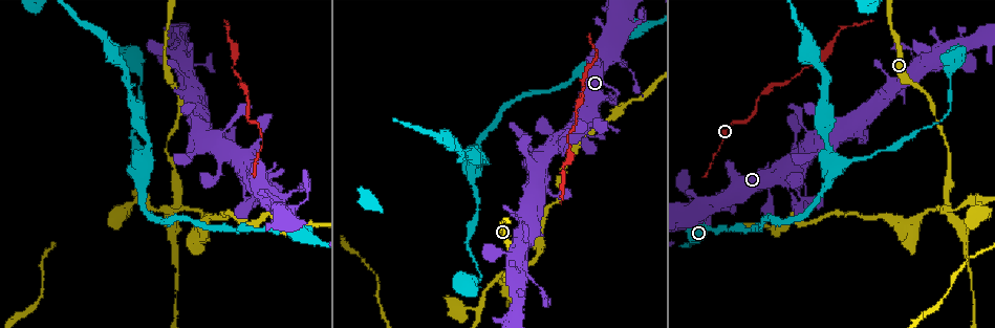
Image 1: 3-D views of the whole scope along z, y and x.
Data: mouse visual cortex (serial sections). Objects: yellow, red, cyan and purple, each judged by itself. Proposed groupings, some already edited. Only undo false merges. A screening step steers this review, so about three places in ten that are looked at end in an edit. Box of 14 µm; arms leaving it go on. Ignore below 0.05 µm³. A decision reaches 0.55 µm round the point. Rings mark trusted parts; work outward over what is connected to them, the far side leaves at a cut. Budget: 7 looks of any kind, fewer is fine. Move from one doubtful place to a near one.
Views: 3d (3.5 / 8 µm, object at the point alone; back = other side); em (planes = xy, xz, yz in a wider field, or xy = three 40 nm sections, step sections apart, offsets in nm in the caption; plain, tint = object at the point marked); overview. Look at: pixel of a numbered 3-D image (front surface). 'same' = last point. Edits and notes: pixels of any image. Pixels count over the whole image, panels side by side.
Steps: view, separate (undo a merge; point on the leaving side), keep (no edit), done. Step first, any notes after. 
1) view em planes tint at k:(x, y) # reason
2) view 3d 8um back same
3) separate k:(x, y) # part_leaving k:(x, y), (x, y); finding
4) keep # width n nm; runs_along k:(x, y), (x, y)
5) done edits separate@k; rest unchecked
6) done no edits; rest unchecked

view 3d 3.5um at 1:(802, 197) # thick turns thin

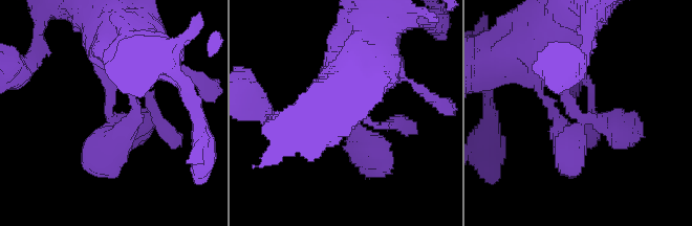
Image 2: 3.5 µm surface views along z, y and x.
view em xy step 2 tint at 2:(579, 119)

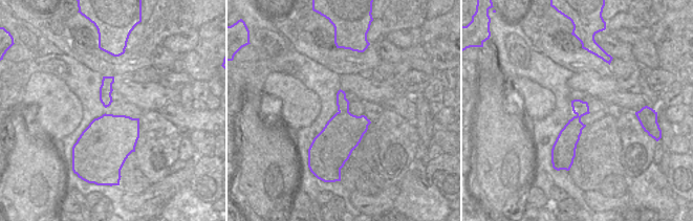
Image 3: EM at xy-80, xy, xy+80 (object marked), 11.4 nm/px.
keep # width 420 nm; runs_along 2:(120, 34), (107, 136), (84, 150); one cell here

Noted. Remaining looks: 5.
view 3d 8um at 1:(945, 211) # looks like a crossing

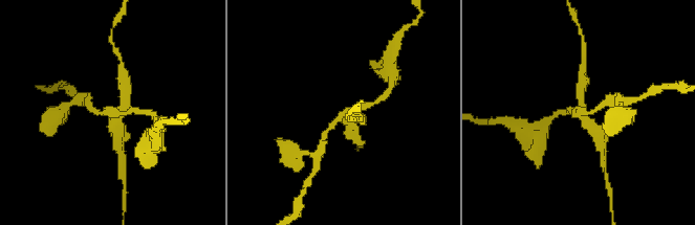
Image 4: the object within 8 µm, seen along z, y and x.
view 3d 3.5um back at 4:(580, 115) # zoom in

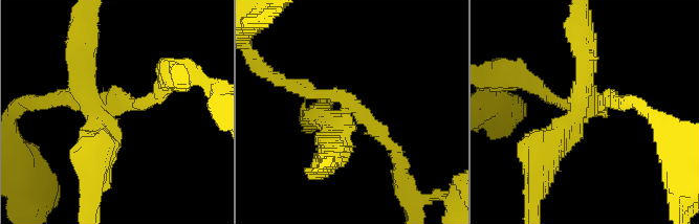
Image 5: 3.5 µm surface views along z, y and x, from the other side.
view em xy step 1 tint at 5:(589, 109) # arms 4; arm_widths 150, 200, 250, 350 nm

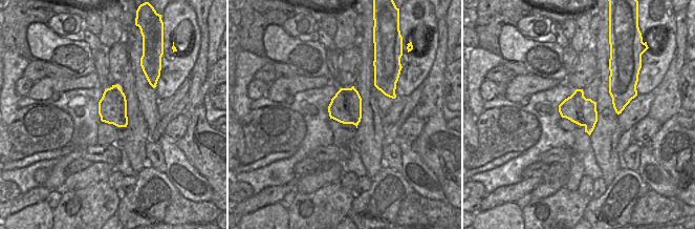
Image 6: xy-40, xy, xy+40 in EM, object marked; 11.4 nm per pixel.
separate 5:(380, 131) # a second cell is stuck on

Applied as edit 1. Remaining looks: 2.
done edits separate@5; rest unchecked

